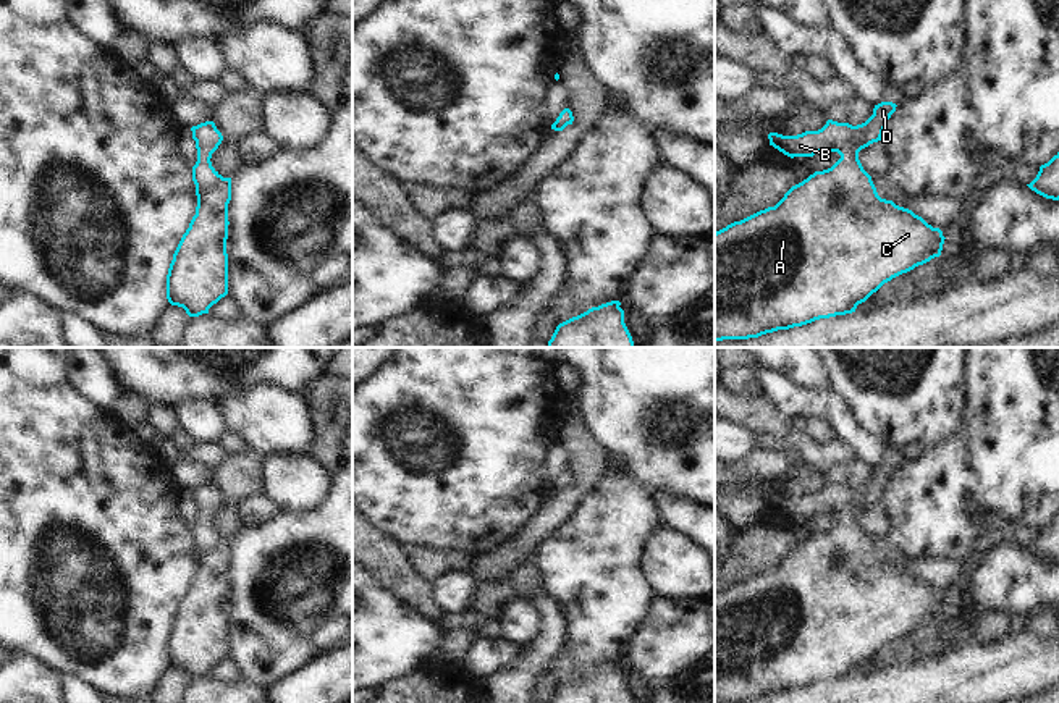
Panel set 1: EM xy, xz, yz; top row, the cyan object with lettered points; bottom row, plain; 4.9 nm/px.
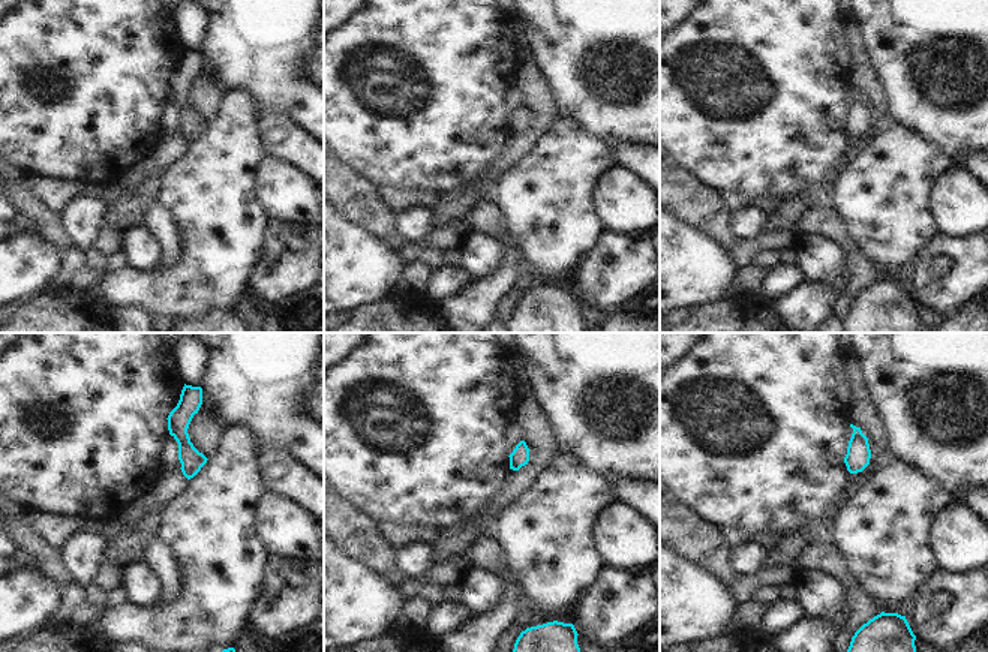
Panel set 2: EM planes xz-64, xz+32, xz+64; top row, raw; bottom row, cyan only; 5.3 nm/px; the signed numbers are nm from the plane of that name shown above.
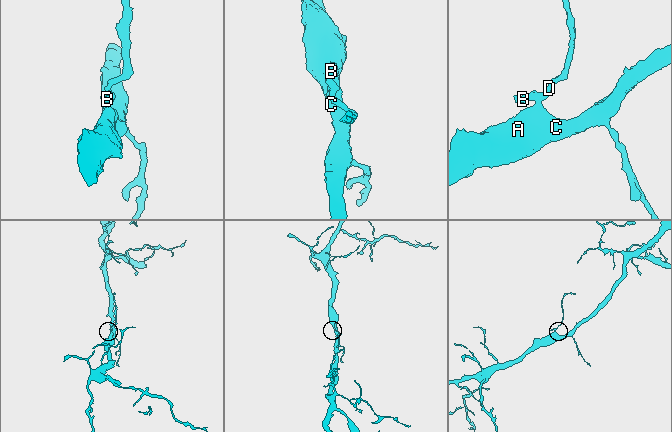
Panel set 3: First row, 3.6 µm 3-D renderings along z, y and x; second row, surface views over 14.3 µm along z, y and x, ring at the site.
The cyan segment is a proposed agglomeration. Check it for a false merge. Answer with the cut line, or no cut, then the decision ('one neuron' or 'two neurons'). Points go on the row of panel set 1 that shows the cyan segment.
cut none; one neuron

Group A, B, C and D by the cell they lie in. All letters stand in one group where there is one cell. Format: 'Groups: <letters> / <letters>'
Groups: A B C D

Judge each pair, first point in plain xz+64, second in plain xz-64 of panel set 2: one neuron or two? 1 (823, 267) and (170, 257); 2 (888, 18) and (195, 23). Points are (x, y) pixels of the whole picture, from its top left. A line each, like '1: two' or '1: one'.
1: two
2: two

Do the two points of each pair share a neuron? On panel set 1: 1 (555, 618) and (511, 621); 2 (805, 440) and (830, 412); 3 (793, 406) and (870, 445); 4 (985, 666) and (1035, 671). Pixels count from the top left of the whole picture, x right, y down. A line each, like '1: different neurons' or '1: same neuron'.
1: different neurons
2: different neurons
3: same neuron
4: same neuron

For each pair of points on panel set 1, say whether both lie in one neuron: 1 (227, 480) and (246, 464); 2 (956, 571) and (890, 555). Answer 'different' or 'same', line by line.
1: same
2: same

